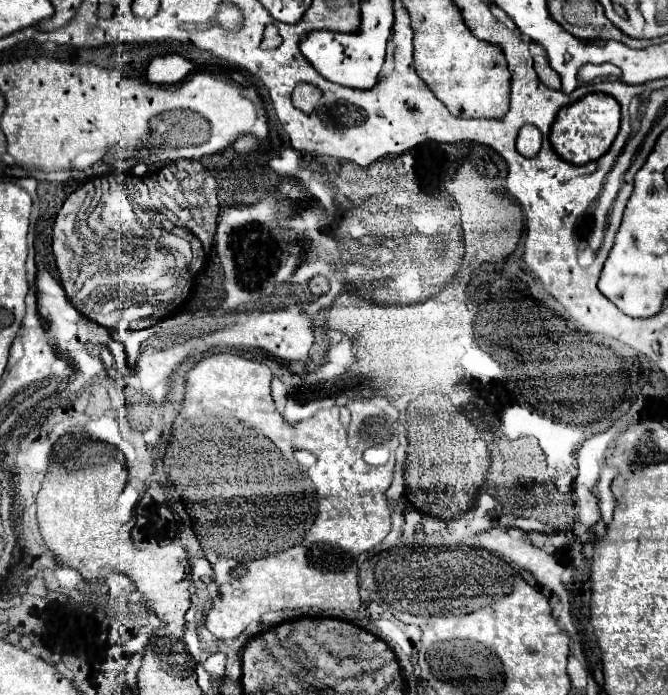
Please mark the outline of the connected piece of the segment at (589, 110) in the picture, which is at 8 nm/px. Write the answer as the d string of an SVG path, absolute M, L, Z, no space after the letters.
M589 93L583 99L563 107L557 113L557 119L551 127L549 141L555 153L563 161L573 163L573 165L587 165L607 153L607 149L617 137L619 121L621 121L621 105L615 97L605 95L605 93Z

